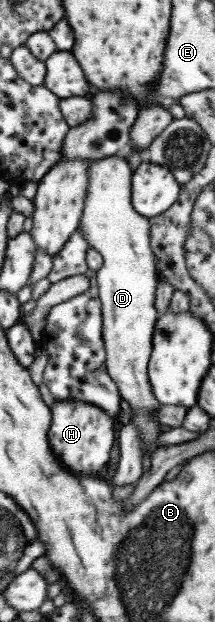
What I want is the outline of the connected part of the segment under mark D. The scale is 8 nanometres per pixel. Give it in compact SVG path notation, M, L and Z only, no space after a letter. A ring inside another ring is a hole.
M116 155L92 160L92 191L88 191L88 207L84 207L84 223L79 223L78 232L83 232L89 244L89 250L96 251L102 259L101 266L95 271L94 279L97 285L97 296L101 301L101 338L105 349L106 373L117 385L122 402L129 405L131 414L127 415L137 429L141 449L150 448L151 457L160 447L153 444L154 440L166 430L153 419L153 413L159 403L152 396L152 388L147 376L152 334L158 317L153 304L158 275L155 256L149 247L149 218L138 215L131 206L131 170L126 160Z

